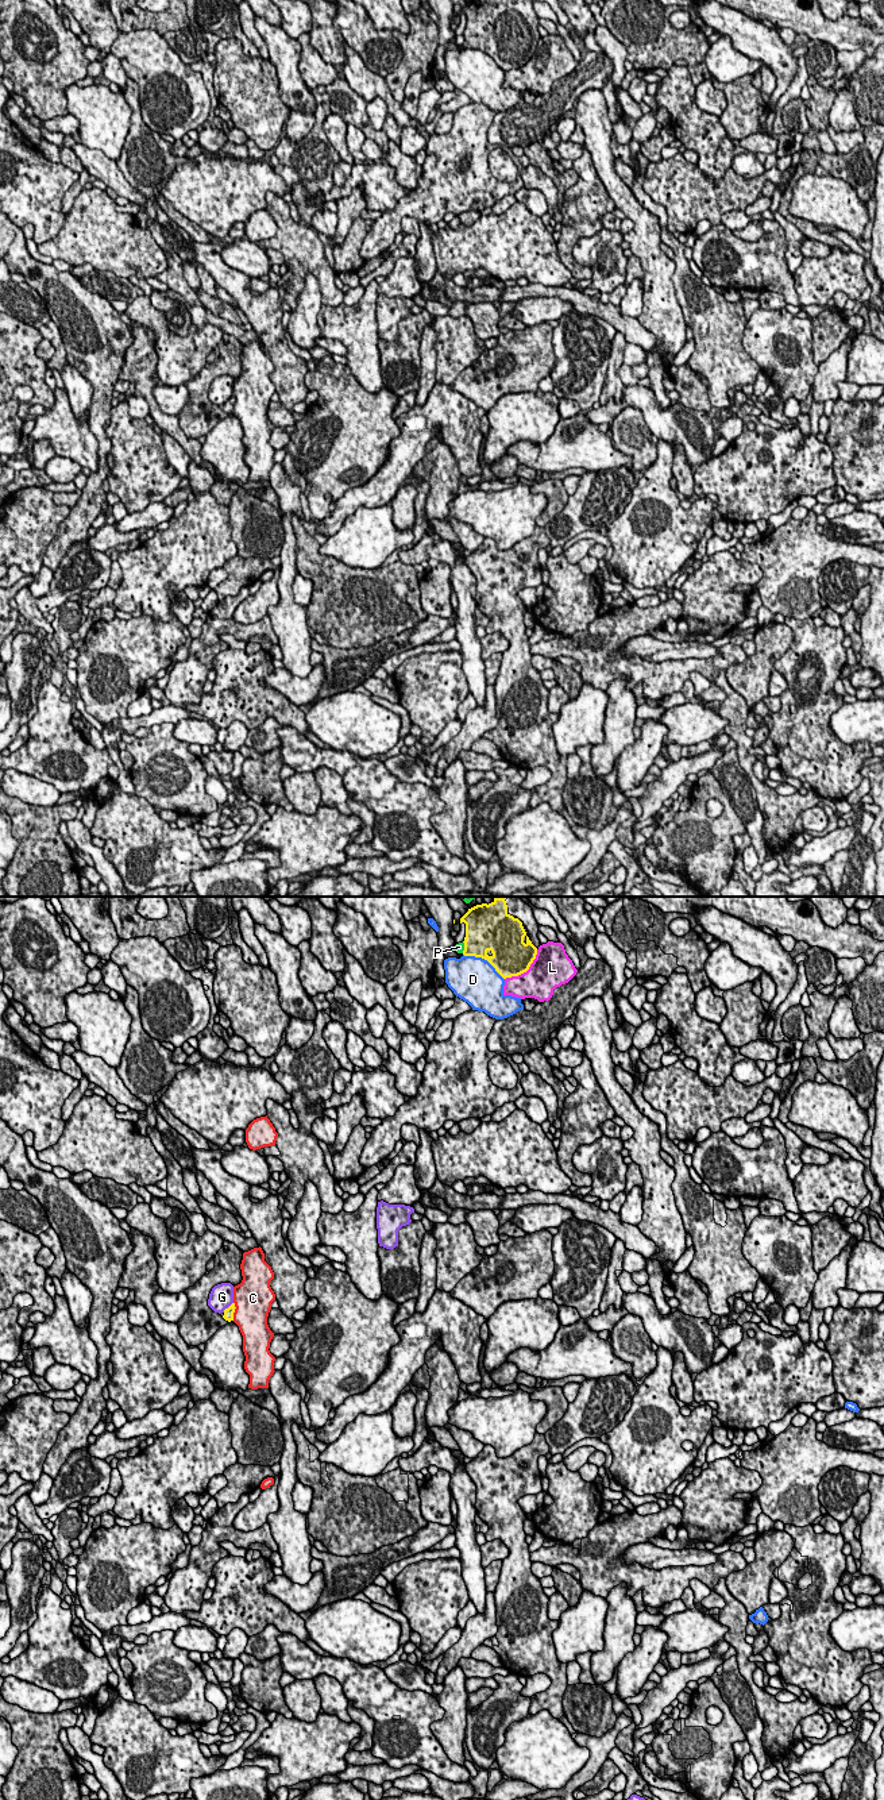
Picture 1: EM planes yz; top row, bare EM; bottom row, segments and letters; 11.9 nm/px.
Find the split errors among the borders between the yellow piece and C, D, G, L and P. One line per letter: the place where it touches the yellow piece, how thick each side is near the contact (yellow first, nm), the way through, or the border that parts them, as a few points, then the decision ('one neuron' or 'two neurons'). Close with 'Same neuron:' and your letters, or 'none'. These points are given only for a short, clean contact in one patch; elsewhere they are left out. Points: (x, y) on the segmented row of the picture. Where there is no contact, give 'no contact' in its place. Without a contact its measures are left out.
C: contact yz (234, 1311); calibres 130 and 420 nm; border yz (234, 1302), (235, 1311), (232, 1319); two neurons
D: contact yz (485, 959); calibres 340 and 480 nm; two neurons
G: contact yz (228, 1307); calibres 130 and 280 nm; two neurons
L: contact yz (525, 971); calibres 460 and 400 nm; two neurons
P: contact yz (464, 947); calibres 380 and 100 nm; two neurons
Same neuron: none

